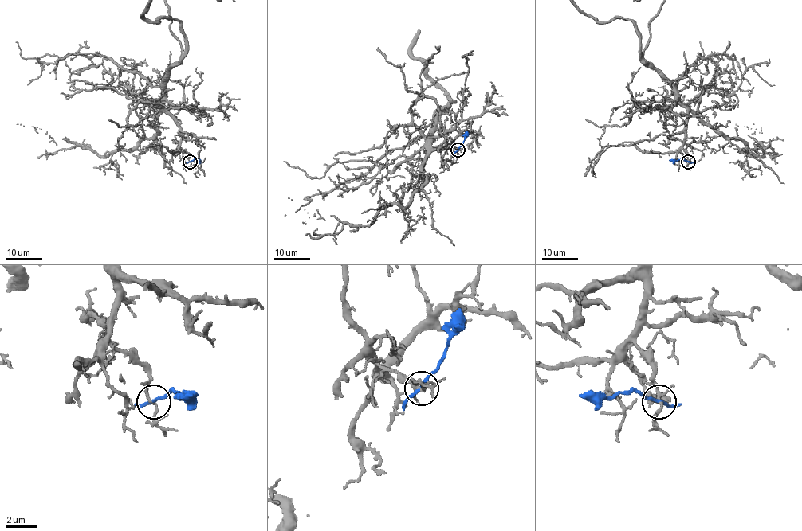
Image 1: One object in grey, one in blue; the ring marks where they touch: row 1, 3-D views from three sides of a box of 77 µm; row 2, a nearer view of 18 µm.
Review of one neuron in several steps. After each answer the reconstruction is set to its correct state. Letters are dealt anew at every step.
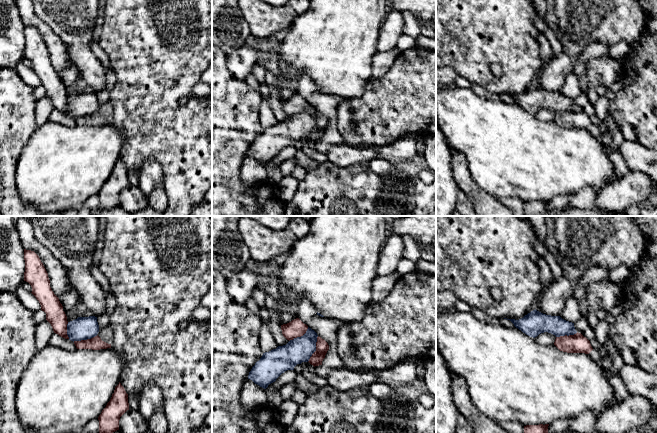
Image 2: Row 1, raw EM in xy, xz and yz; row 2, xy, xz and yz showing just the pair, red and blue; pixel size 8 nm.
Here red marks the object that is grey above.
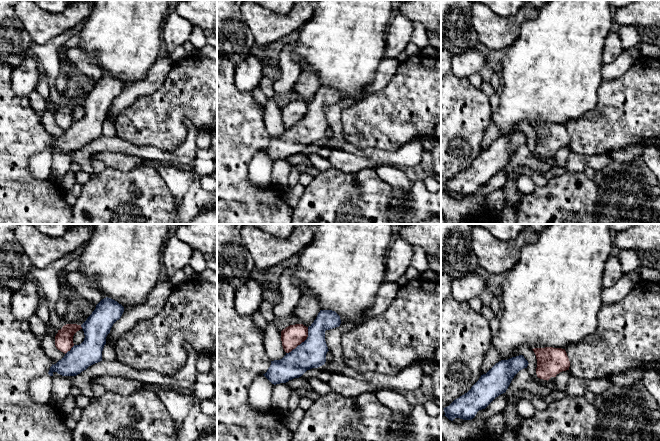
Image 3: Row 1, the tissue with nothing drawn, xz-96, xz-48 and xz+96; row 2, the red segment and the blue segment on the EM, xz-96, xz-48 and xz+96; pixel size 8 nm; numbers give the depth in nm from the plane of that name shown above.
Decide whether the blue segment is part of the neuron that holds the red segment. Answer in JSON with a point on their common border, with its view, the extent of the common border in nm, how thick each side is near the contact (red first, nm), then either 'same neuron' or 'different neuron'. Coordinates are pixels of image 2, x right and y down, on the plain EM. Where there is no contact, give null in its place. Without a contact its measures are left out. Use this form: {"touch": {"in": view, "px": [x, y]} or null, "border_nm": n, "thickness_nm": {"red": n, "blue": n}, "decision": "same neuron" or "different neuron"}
{"touch": {"in": "xz", "px": [316, 125]}, "border_nm": 220, "thickness_nm": {"red": 100, "blue": 200}, "decision": "different neuron"}

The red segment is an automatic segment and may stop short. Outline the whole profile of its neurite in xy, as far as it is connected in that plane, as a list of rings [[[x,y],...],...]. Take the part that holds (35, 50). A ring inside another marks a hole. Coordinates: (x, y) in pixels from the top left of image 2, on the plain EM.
[[[24,25],[25,48],[24,57],[32,63],[32,70],[46,89],[46,96],[51,100],[54,109],[69,115],[67,111],[67,92],[59,74],[50,63],[48,49],[39,32],[31,26]]]

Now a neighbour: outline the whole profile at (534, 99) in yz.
[[[536,85],[519,96],[507,96],[510,96],[516,104],[533,114],[544,108],[551,109],[556,113],[577,109],[574,99],[562,95],[560,92],[543,90]]]

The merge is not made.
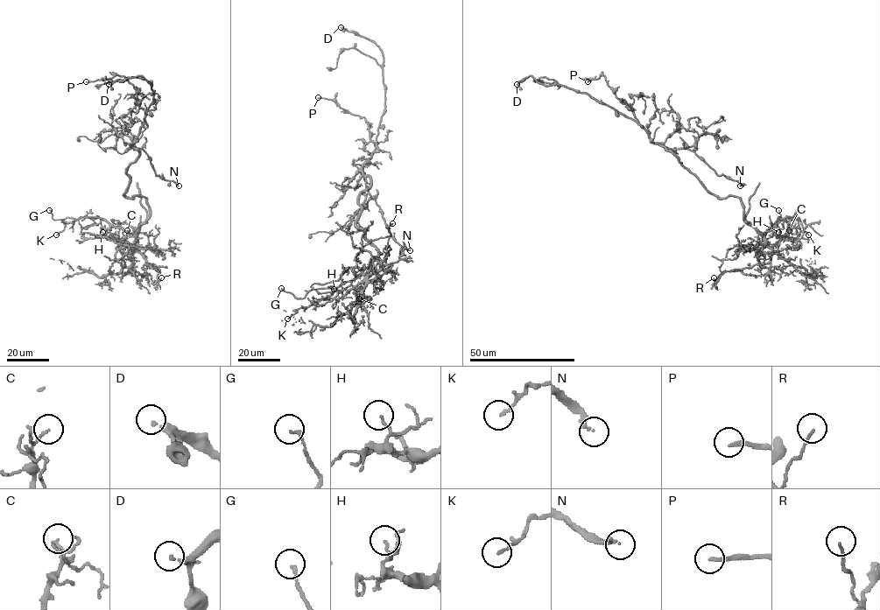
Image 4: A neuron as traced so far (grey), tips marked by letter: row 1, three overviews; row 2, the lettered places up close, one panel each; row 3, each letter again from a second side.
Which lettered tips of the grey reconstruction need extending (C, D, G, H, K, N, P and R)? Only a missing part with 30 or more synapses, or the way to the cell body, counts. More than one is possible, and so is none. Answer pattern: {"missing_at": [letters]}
{"missing_at": ["D", "N", "P"]}

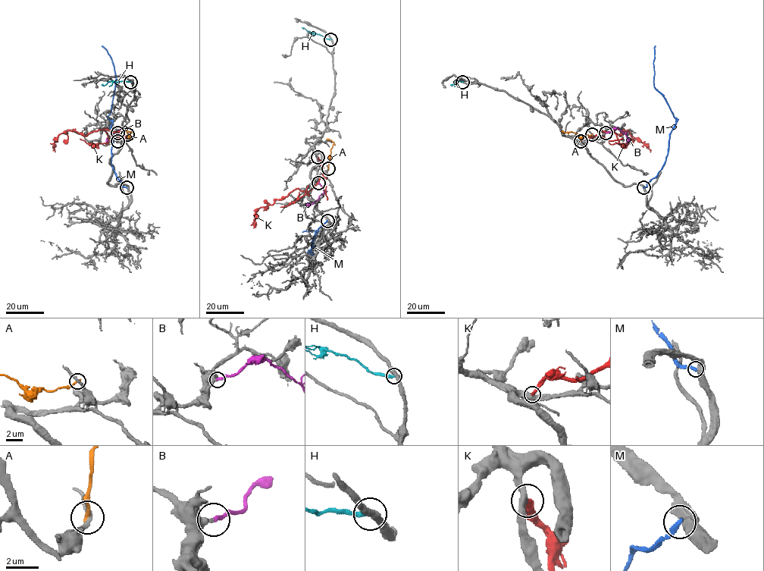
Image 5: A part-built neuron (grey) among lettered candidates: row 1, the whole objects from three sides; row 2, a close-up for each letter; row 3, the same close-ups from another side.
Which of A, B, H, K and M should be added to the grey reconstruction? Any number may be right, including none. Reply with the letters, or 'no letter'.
B

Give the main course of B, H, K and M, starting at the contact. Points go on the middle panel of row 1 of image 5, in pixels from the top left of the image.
B: (318, 183), (324, 192), (314, 202), (306, 204)
H: (330, 39), (302, 27)
K: (317, 157), (323, 172), (318, 181), (307, 192), (295, 189), (272, 205), (261, 207), (255, 212), (255, 227)
M: (327, 220), (311, 241), (314, 246), (312, 252), (308, 251), (316, 230), (302, 232)

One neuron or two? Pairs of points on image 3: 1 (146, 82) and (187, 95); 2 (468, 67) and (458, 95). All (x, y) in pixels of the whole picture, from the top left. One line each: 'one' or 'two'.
1: two
2: two

